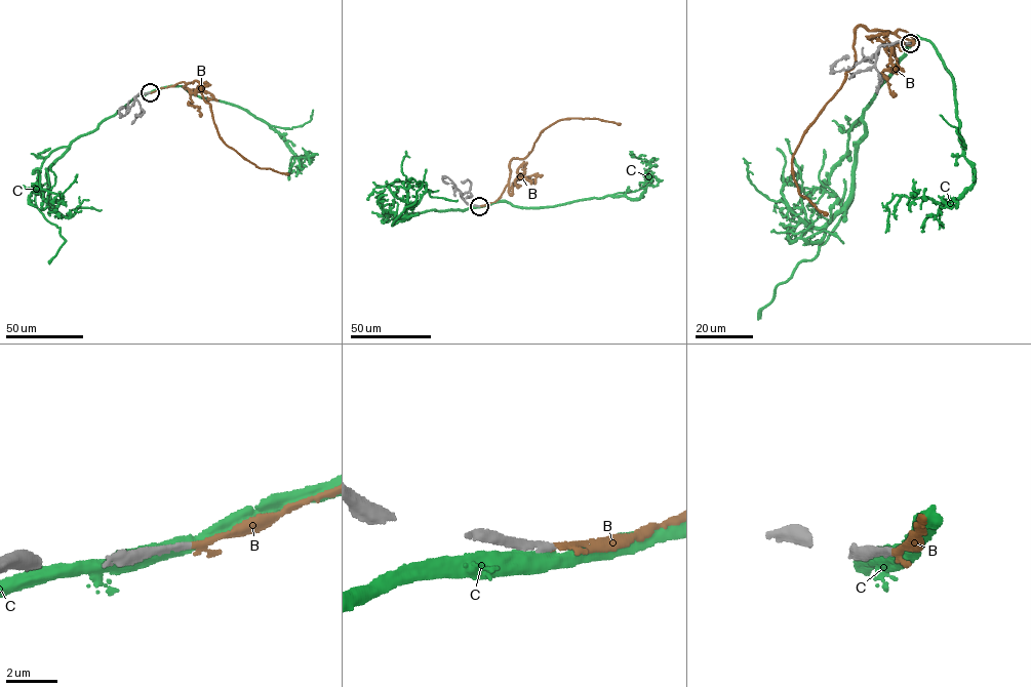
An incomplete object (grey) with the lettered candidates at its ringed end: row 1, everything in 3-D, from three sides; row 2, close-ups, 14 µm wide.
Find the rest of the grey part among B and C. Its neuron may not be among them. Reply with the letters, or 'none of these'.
B

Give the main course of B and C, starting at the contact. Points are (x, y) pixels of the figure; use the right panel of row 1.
B: (910, 43), (916, 37), (905, 31), (855, 30), (855, 63), (791, 164), (798, 192), (826, 214)
C: (910, 43), (864, 112), (849, 206), (816, 256), (801, 260), (777, 287), (757, 319)

